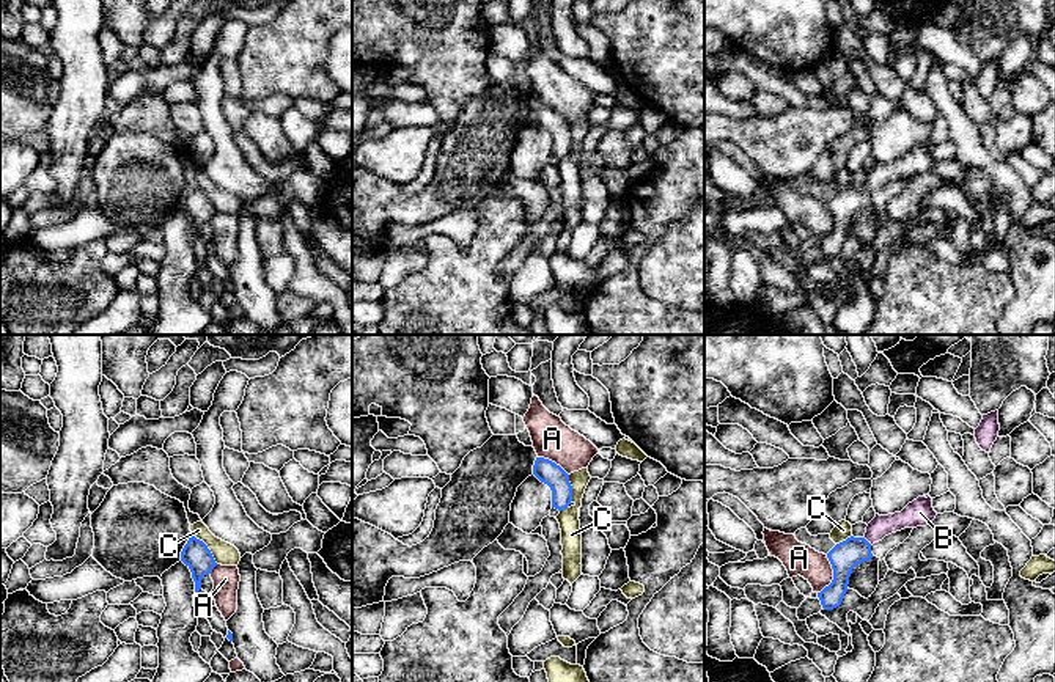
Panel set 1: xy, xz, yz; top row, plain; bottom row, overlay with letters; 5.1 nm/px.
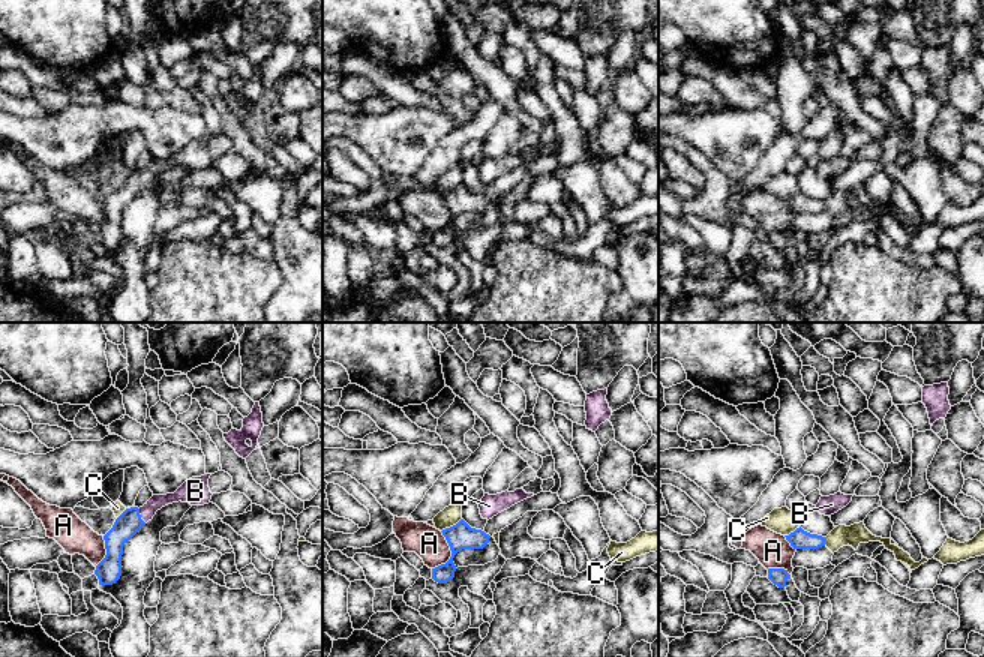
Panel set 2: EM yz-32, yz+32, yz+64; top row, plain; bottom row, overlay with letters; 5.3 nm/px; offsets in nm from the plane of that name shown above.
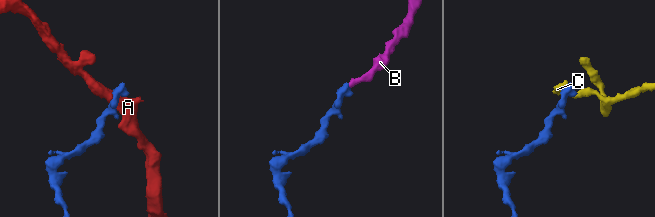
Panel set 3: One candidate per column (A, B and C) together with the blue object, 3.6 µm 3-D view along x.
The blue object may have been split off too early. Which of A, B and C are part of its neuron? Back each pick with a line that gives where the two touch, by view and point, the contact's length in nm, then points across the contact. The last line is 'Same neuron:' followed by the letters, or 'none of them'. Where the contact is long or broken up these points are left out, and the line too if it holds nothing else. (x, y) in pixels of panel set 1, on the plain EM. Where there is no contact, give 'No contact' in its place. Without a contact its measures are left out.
B: Touches blue at yz (867, 189). Shared border 60 nm. Path across: yz (846, 203), (857, 198), (867, 189), (879, 175)
Same neuron: B

